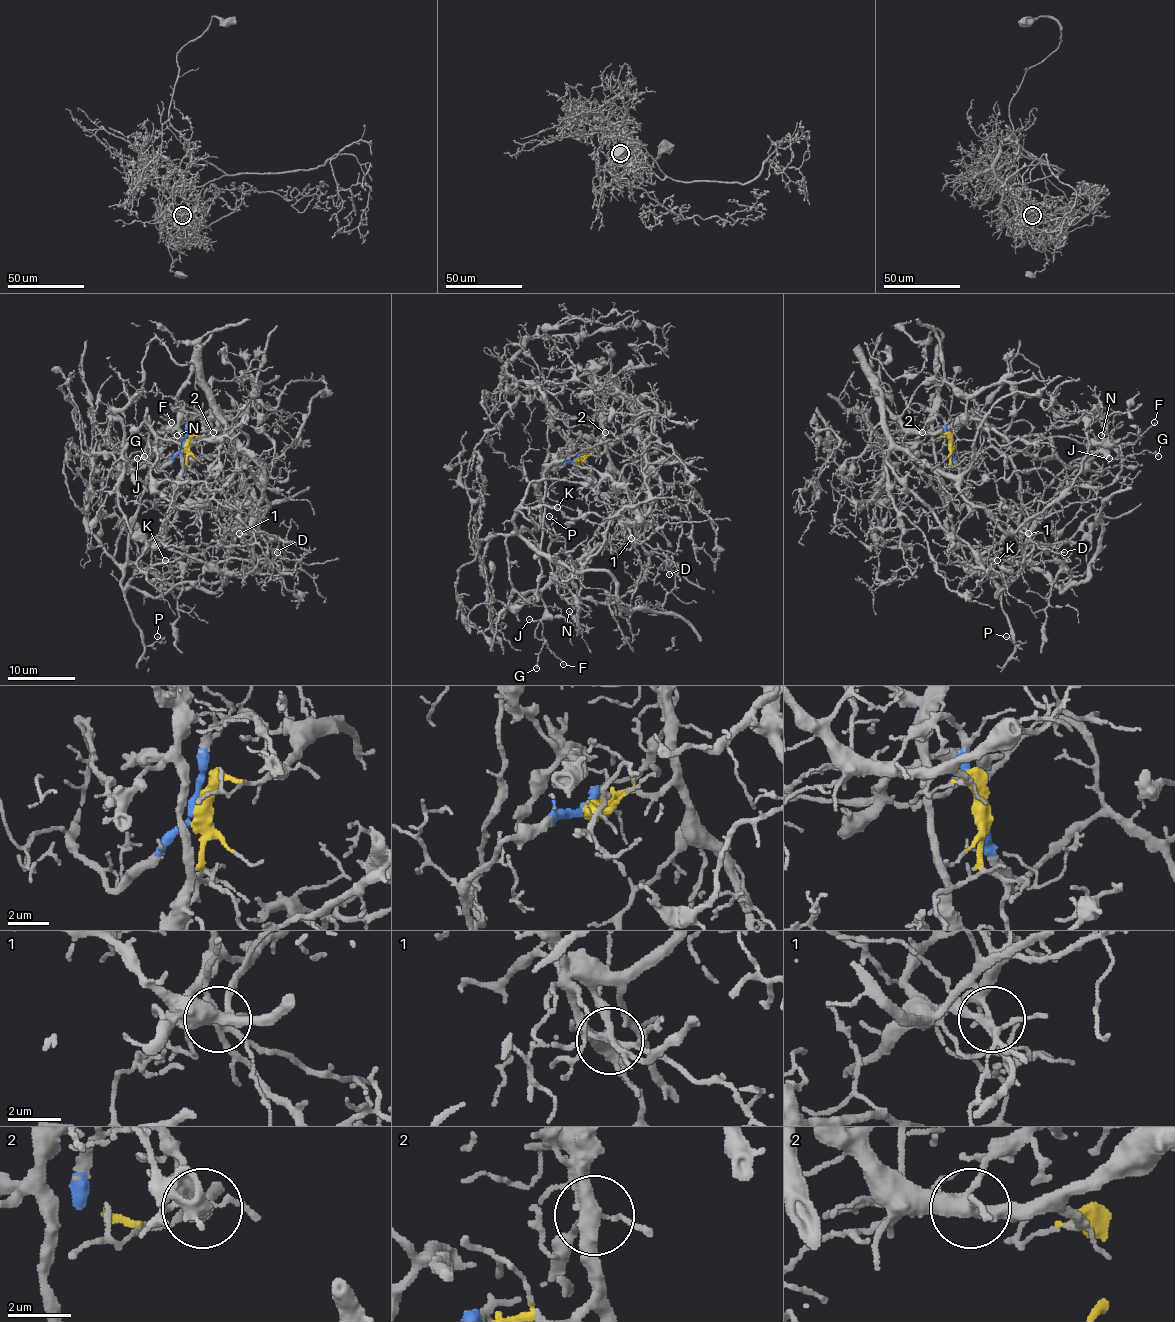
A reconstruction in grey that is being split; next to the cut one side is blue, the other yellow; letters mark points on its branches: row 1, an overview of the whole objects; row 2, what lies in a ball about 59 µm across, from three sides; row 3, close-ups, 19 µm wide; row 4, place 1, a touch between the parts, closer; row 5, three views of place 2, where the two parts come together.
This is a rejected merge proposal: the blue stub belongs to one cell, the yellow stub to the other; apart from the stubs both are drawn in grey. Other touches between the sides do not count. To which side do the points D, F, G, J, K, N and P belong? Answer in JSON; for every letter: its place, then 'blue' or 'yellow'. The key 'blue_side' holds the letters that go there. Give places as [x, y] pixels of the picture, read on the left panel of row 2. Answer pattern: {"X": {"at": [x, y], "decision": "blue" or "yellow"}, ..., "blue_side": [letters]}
{"D": {"at": [277, 552], "decision": "blue"}, "F": {"at": [171, 422], "decision": "yellow"}, "G": {"at": [144, 456], "decision": "yellow"}, "J": {"at": [137, 458], "decision": "yellow"}, "K": {"at": [165, 560], "decision": "blue"}, "N": {"at": [177, 435], "decision": "yellow"}, "P": {"at": [157, 636], "decision": "blue"}, "blue_side": ["D", "K", "P"]}

